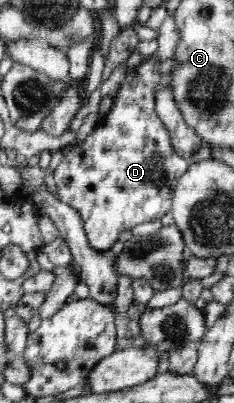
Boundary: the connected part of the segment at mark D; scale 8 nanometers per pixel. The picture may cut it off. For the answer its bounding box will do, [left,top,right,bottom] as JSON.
[54,56,188,254]

